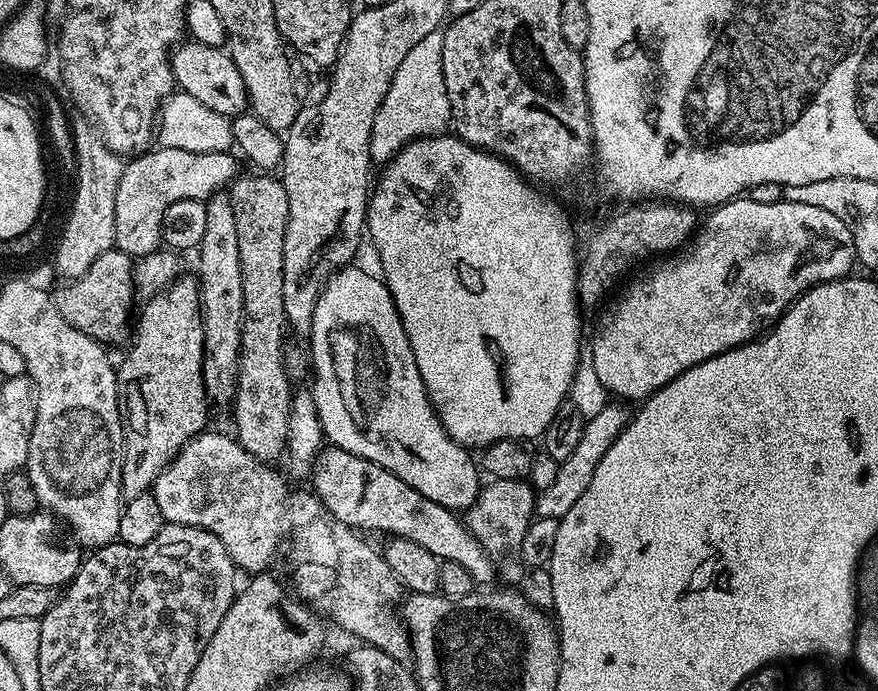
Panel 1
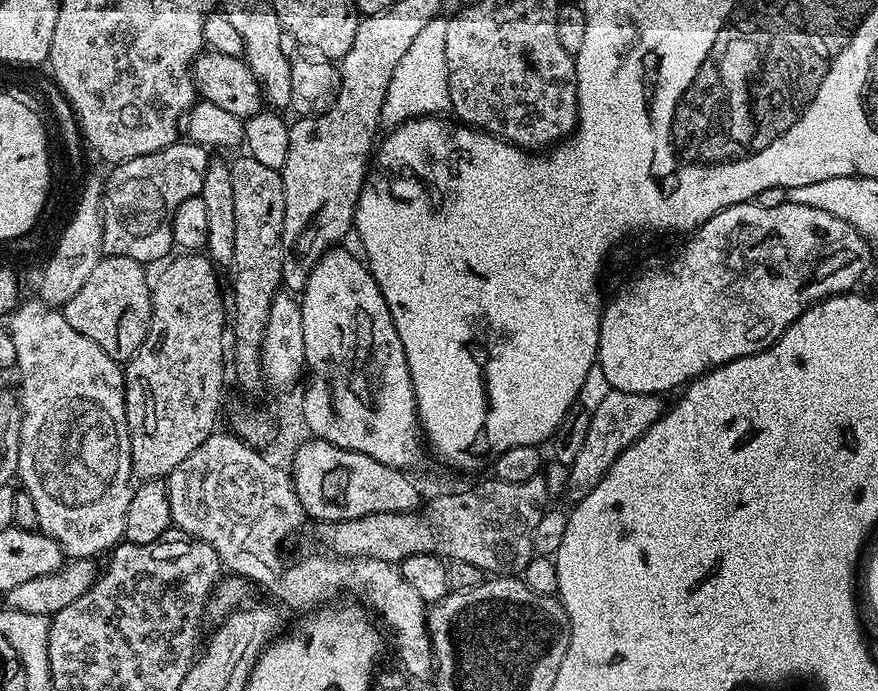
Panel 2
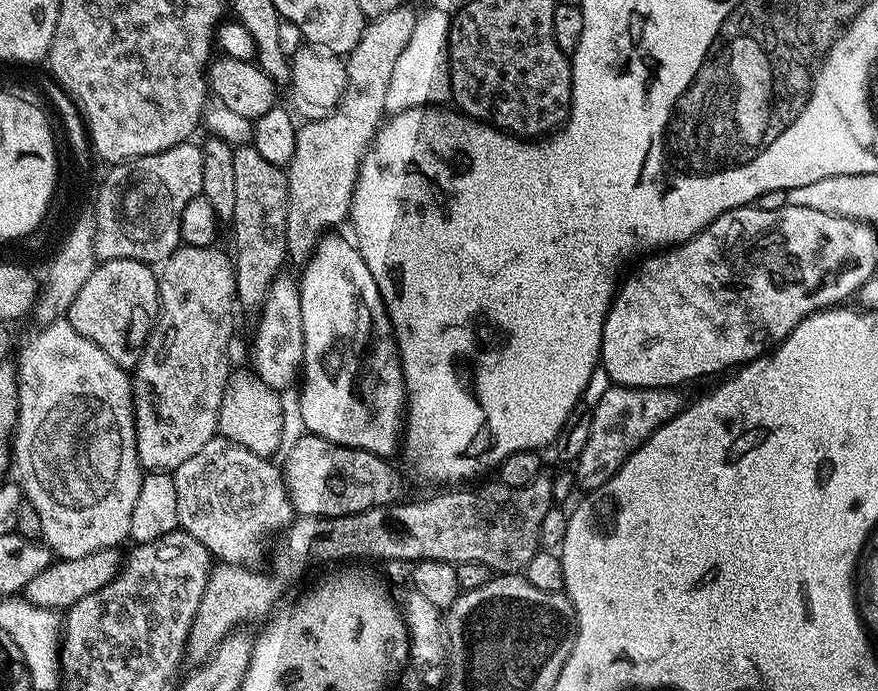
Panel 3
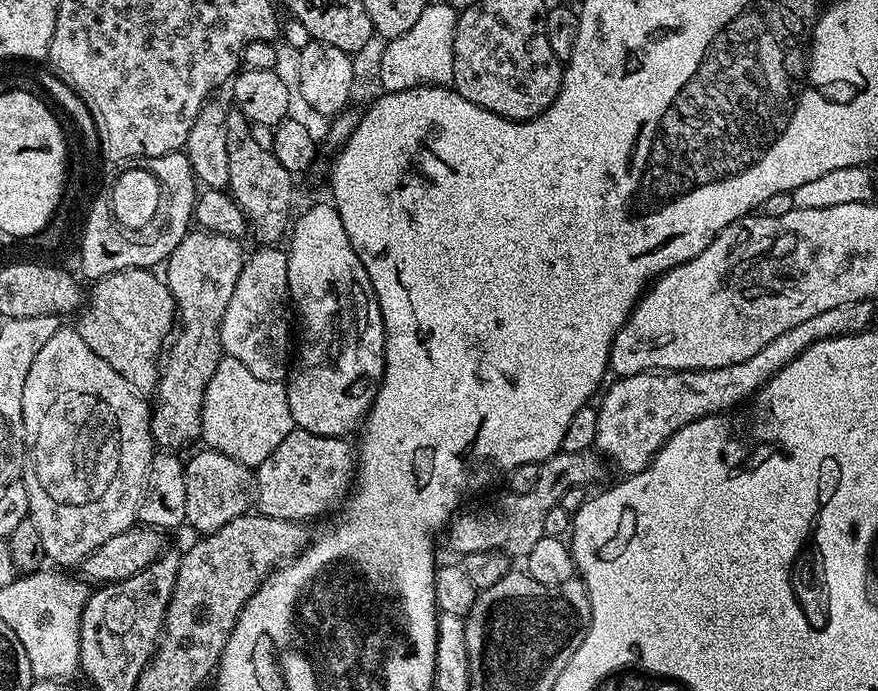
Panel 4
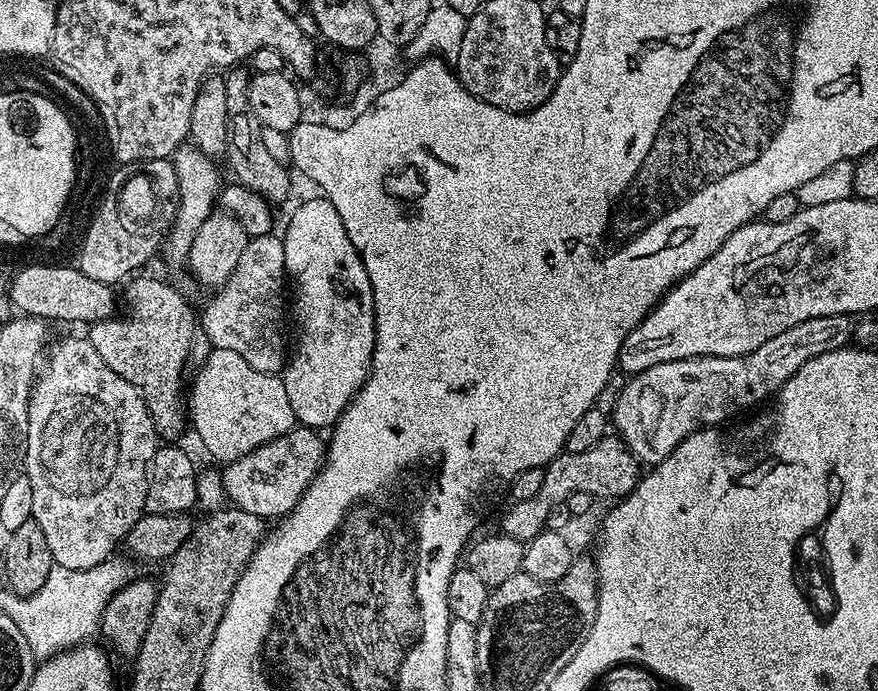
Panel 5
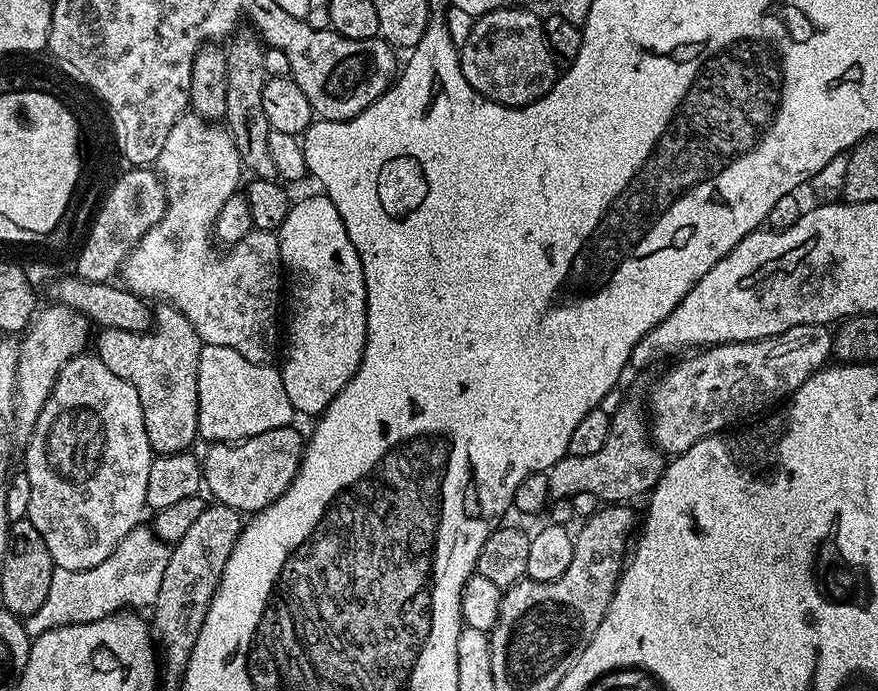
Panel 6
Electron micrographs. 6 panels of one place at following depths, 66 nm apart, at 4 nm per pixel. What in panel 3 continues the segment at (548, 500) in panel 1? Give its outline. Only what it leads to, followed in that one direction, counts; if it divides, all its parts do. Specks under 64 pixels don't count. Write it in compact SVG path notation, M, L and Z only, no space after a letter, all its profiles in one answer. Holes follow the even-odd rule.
M624 384L608 386L608 389L591 405L590 439L586 442L586 450L574 461L575 483L584 490L591 490L605 484L627 461L632 452L637 452L657 428L667 420L673 420L682 409L679 391L676 388L628 388Z

